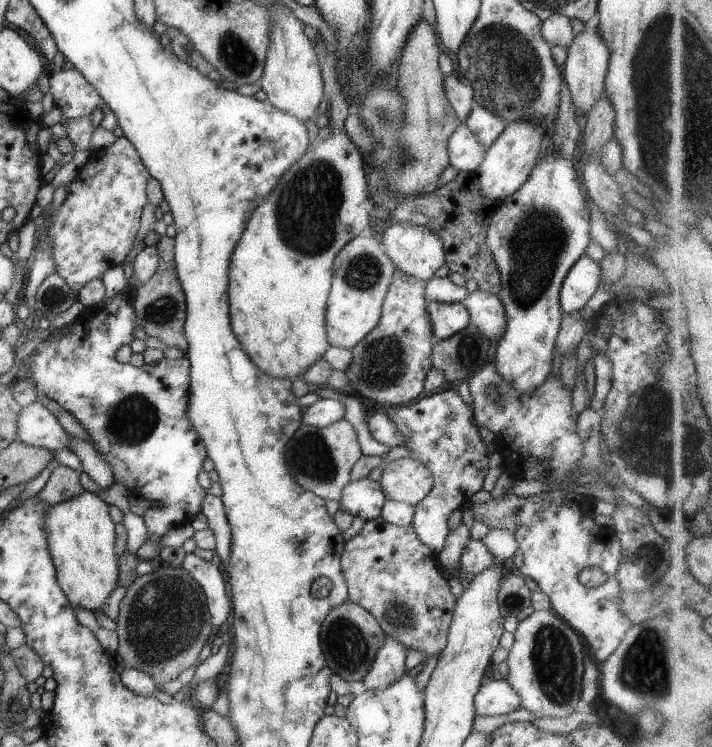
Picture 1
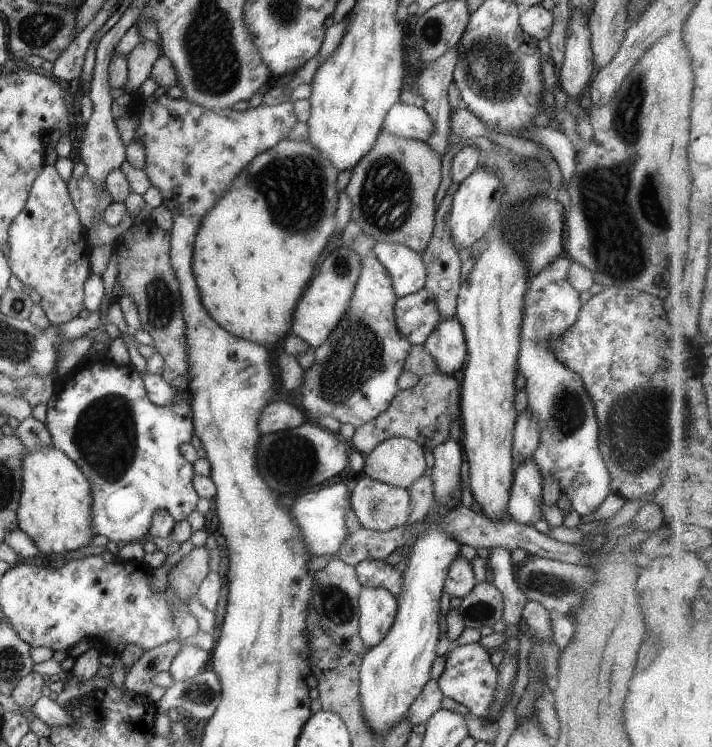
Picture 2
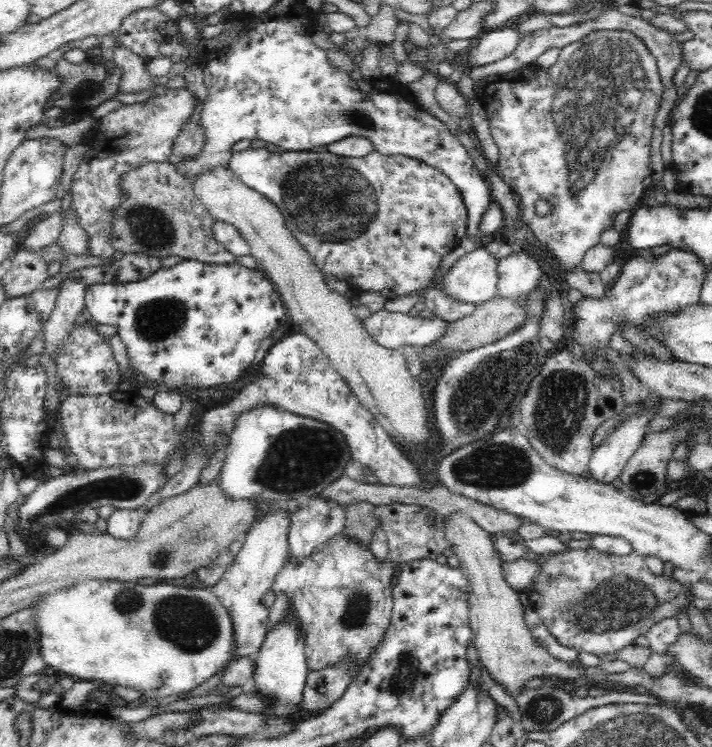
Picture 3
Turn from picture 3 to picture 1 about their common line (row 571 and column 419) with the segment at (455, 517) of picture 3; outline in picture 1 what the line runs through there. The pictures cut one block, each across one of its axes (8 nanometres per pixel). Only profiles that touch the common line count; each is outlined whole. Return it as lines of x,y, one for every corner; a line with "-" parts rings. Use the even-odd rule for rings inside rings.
405,457
381,465
383,470
379,484
386,500
401,501
414,507
431,490
433,482
431,473
417,460

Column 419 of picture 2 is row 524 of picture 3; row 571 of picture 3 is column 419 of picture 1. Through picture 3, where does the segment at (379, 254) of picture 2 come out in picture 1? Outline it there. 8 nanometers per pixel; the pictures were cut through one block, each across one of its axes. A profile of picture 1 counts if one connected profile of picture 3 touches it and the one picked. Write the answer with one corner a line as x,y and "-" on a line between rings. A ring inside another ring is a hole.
395,222
382,227
382,248
395,270
401,270
407,276
413,276
417,280
428,281
435,271
445,262
444,248
437,234
433,234
423,226
411,224
411,222

